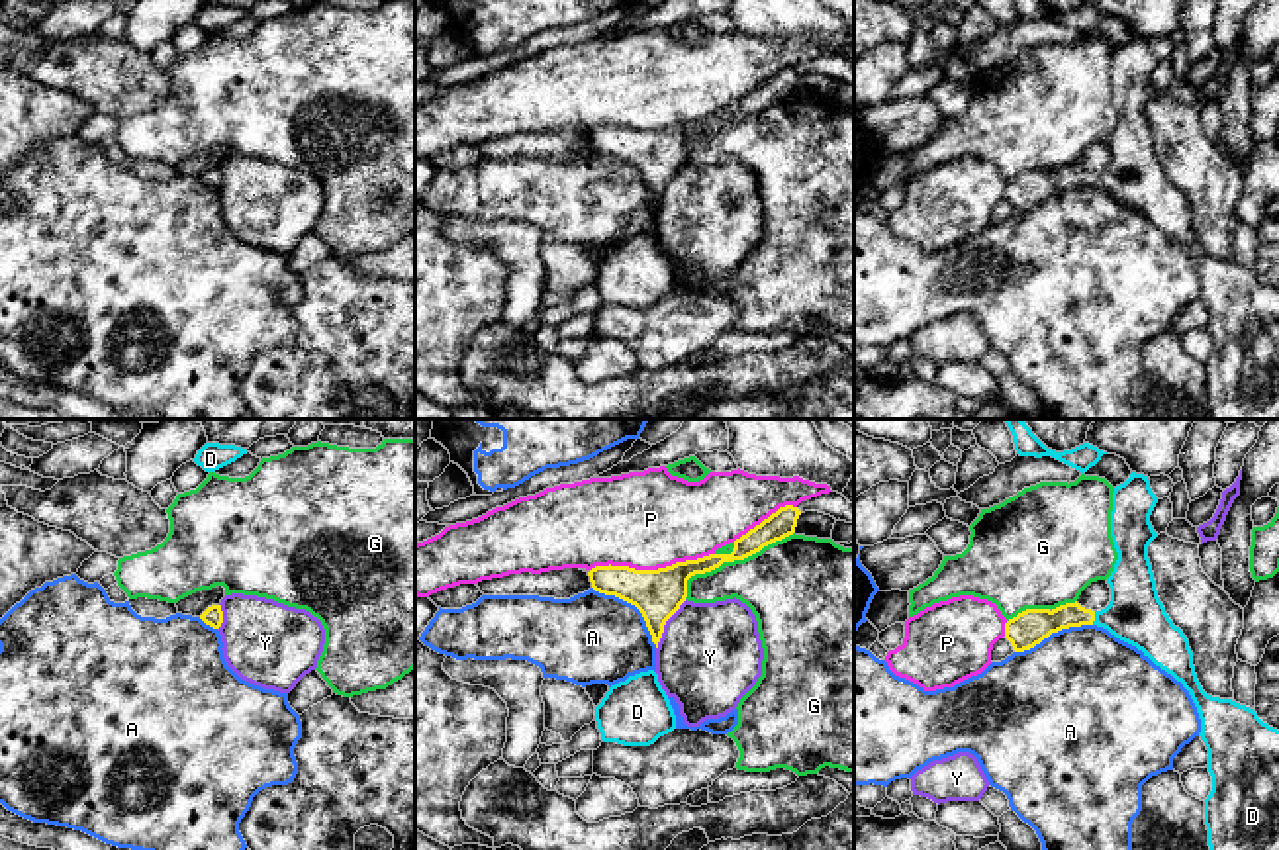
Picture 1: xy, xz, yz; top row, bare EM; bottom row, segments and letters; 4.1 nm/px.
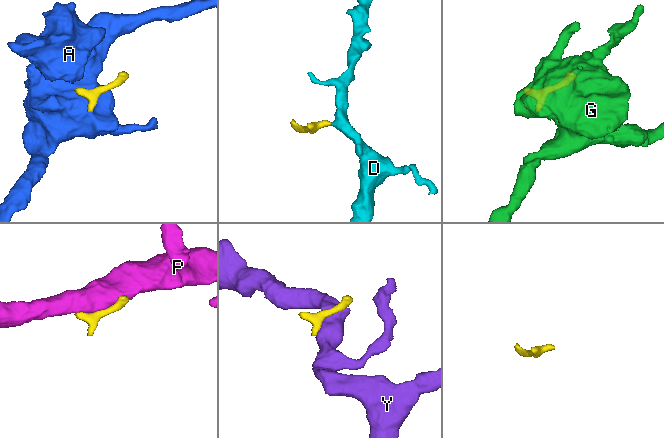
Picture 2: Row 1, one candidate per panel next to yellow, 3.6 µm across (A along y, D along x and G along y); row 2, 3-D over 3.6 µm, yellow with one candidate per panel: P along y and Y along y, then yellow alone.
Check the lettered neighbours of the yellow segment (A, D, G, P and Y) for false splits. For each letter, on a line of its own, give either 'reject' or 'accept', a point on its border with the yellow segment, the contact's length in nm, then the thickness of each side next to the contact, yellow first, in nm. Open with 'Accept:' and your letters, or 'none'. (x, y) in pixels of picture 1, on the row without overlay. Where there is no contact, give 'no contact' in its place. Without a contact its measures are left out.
Accept: D
A: reject; meets yellow in xz at (633, 165); contact 380 nm long; 200 nm thick on the yellow side, 360 nm on the other
D: accept; meets yellow in yz at (1093, 179); contact 60 nm long; 140 nm thick on the yellow side, 240 nm on the other
G: reject; meets yellow in xz at (731, 122); contact 550 nm long; 110 nm thick on the yellow side, 360 nm on the other
P: reject; meets yellow in xz at (651, 132); contact 500 nm long; 200 nm thick on the yellow side, 400 nm on the other
Y: reject; meets yellow in xz at (664, 185); contact 240 nm long; 200 nm thick on the yellow side, 420 nm on the other

